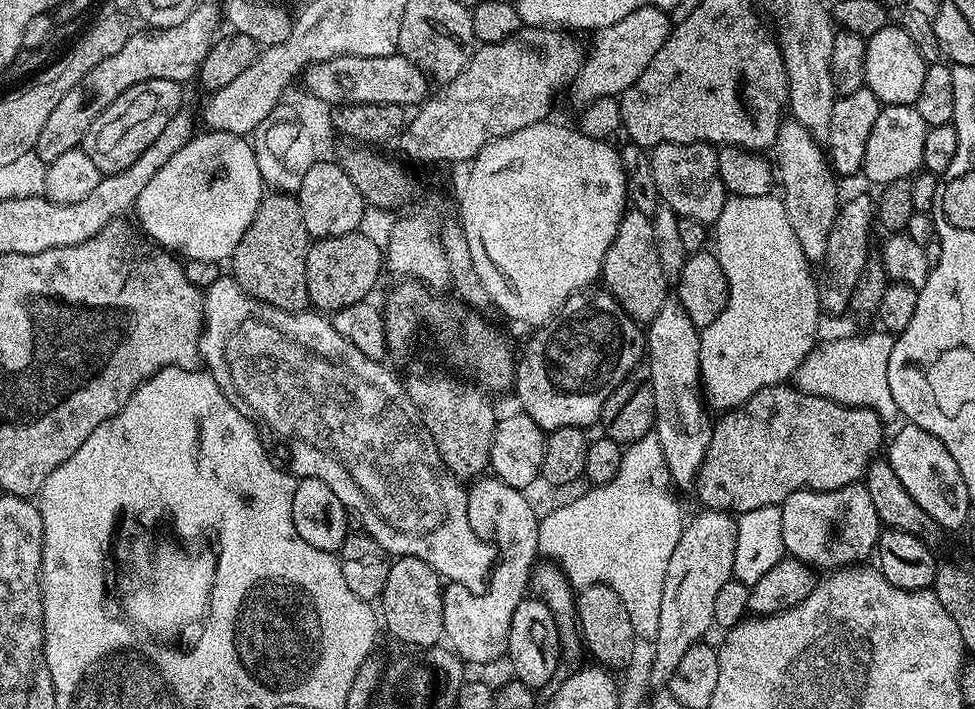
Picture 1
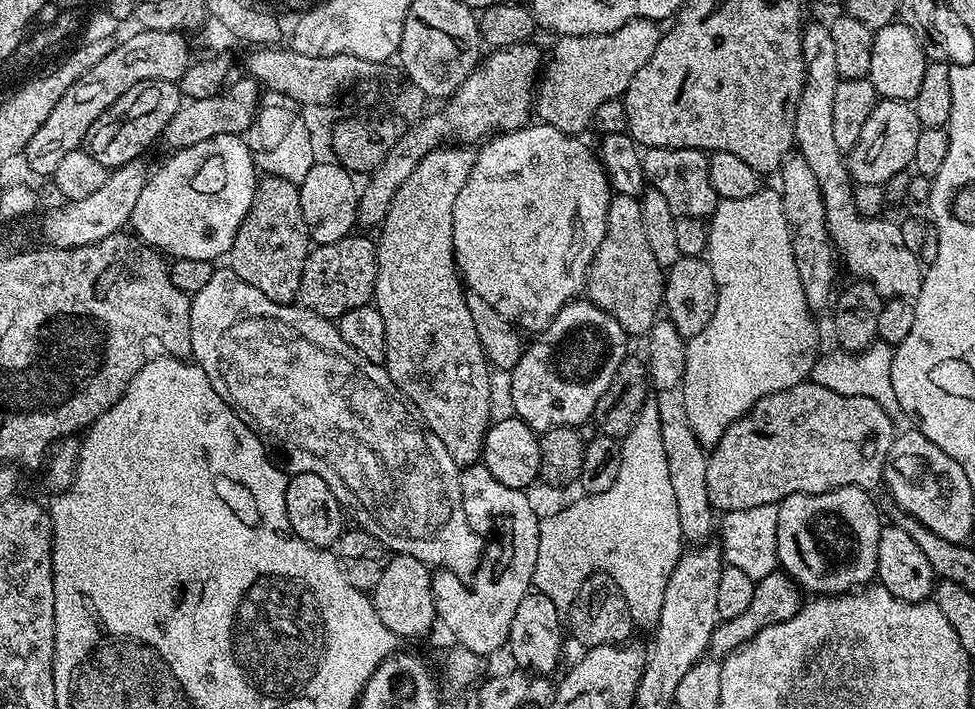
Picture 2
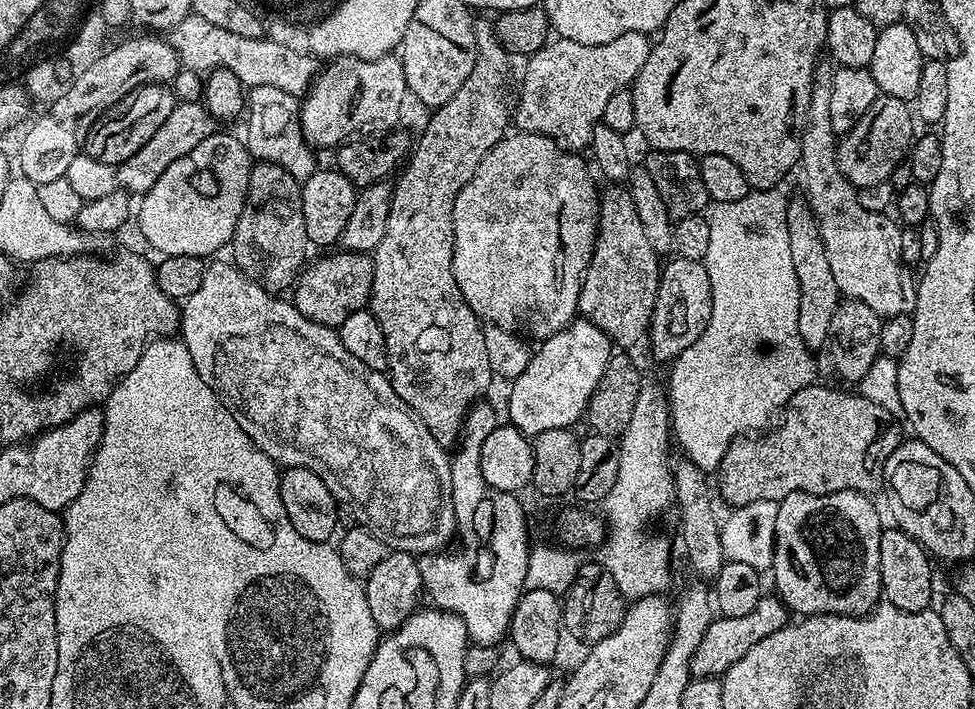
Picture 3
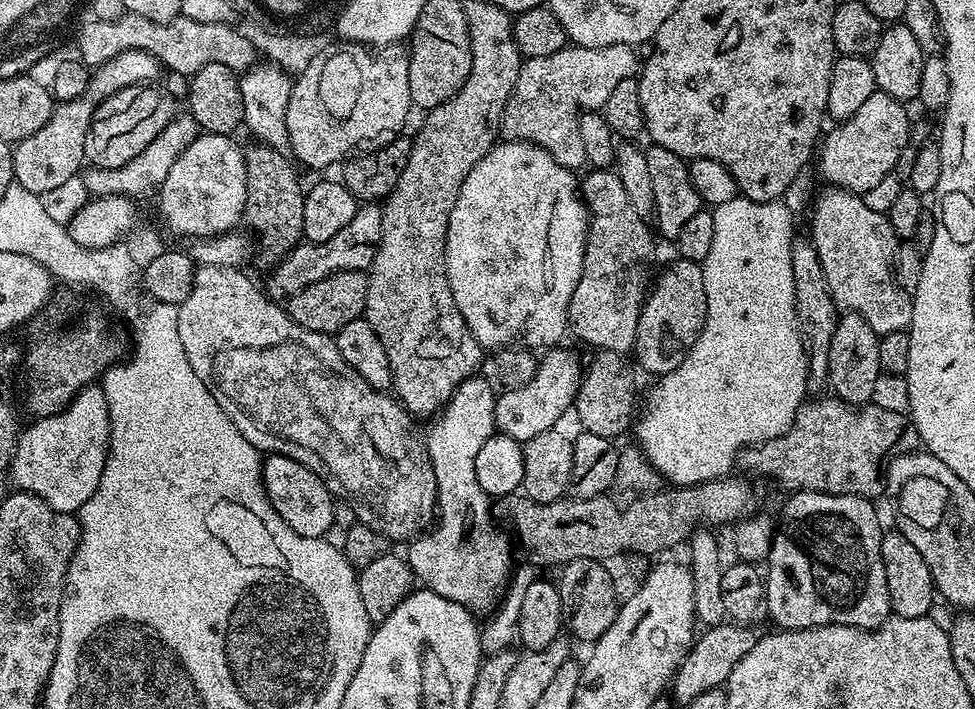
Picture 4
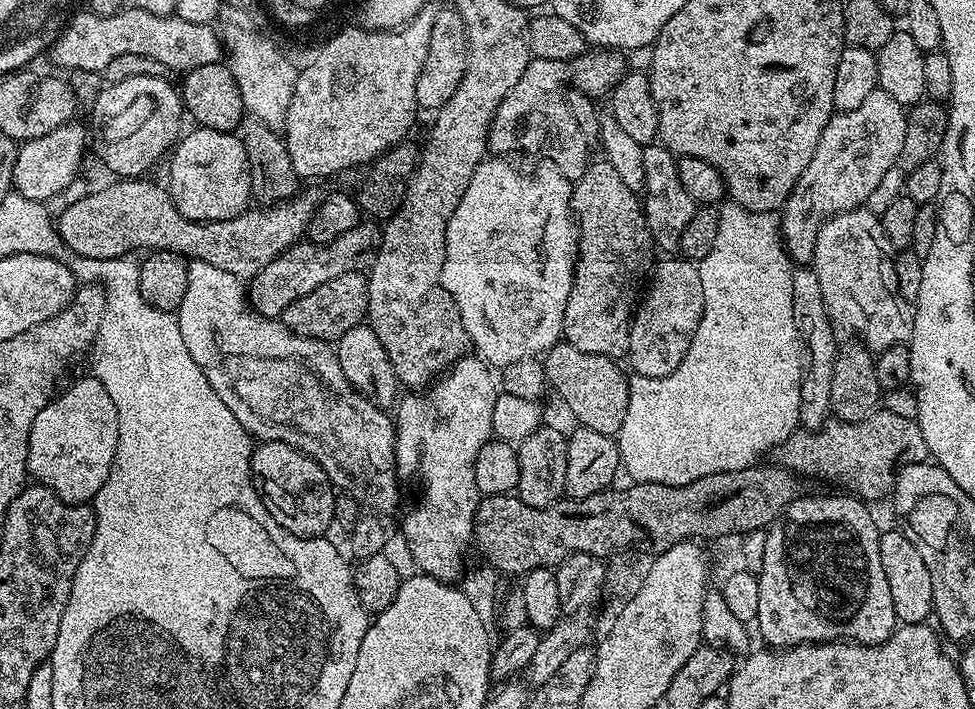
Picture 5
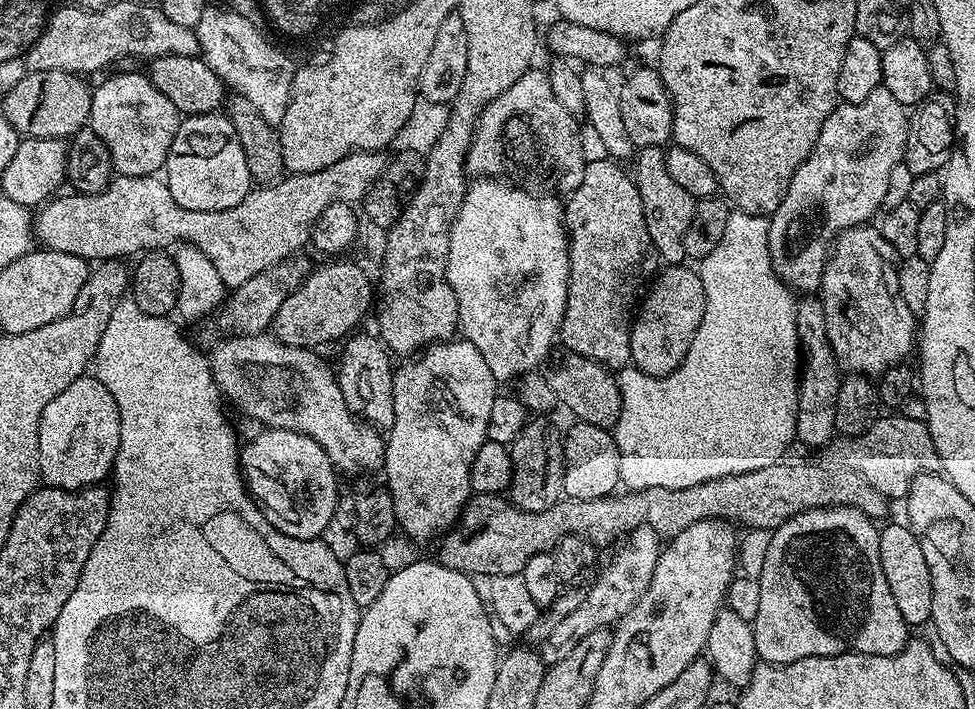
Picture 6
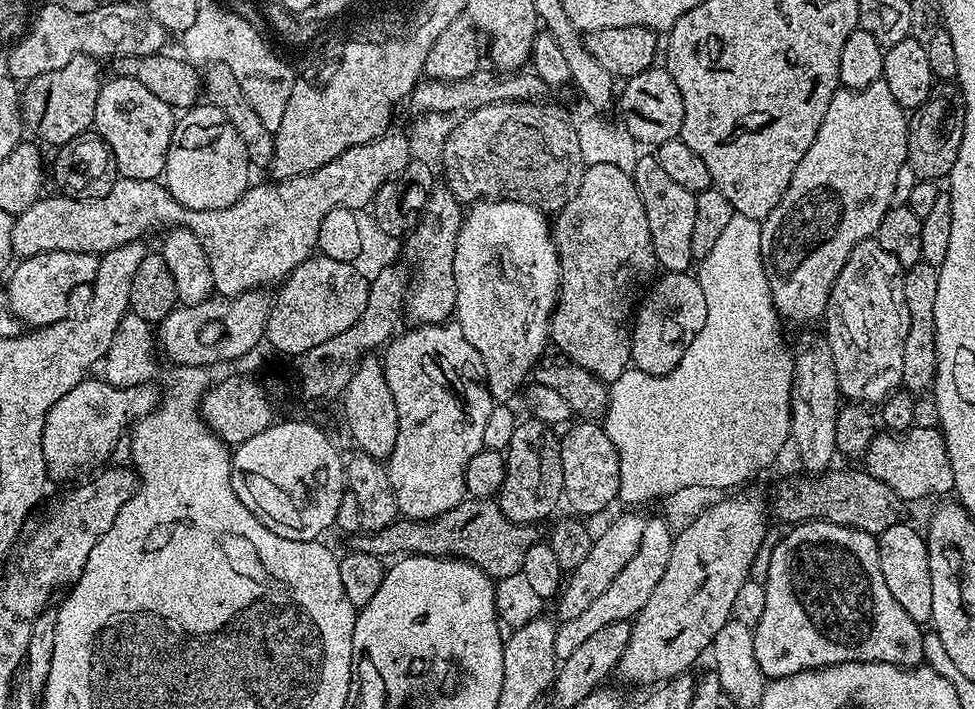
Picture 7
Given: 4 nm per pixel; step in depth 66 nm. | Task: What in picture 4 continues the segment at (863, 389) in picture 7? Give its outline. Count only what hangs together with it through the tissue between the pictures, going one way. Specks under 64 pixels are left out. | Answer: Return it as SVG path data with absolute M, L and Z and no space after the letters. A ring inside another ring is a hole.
M825 187L825 192L816 200L816 209L812 212L812 233L810 239L818 258L822 262L822 274L830 286L837 309L856 312L881 337L891 332L902 332L912 327L912 296L896 283L894 265L898 237L890 226L887 215L866 206L863 195L849 192L846 188Z

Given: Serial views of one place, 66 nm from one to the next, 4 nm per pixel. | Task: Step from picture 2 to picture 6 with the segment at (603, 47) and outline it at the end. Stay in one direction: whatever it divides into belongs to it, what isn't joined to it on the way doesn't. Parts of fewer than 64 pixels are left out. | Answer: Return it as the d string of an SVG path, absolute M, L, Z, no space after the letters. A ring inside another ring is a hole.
M529 70L510 86L510 90L502 90L498 98L494 98L484 107L482 114L476 119L476 131L472 134L472 145L464 158L464 171L472 178L504 178L507 172L516 167L541 168L548 172L557 193L570 194L578 186L582 186L582 174L586 163L584 144L580 141L580 128L577 117L572 116L554 98L554 90L550 90L547 71Z

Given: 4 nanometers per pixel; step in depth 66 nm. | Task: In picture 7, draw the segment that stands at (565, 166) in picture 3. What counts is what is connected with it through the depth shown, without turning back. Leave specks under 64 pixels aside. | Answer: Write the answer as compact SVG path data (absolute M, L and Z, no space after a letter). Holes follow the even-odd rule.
M485 198L475 201L465 211L456 239L454 286L454 320L462 326L466 342L474 346L482 368L484 364L482 376L488 385L488 392L493 401L511 401L511 396L525 387L536 361L545 355L547 348L544 347L550 344L552 312L556 308L556 295L560 293L560 259L556 243L552 241L549 217L533 204L521 200Z

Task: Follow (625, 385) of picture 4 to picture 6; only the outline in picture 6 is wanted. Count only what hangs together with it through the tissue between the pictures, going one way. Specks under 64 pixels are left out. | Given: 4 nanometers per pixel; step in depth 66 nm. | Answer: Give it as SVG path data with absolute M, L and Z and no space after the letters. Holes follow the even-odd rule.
M560 346L549 355L543 365L542 375L546 382L550 382L550 390L554 390L557 401L565 404L576 415L577 421L615 429L620 413L620 382L603 364L582 358L582 354L574 354Z

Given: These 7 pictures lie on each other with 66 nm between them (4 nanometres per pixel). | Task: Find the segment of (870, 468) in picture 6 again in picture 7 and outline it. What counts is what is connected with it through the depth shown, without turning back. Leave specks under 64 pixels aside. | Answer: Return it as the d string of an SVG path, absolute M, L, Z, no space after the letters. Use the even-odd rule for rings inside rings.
M915 426L899 434L877 434L862 457L866 471L878 482L886 482L898 498L905 502L924 500L927 496L944 496L954 489L954 470L950 466L950 454L939 428Z

